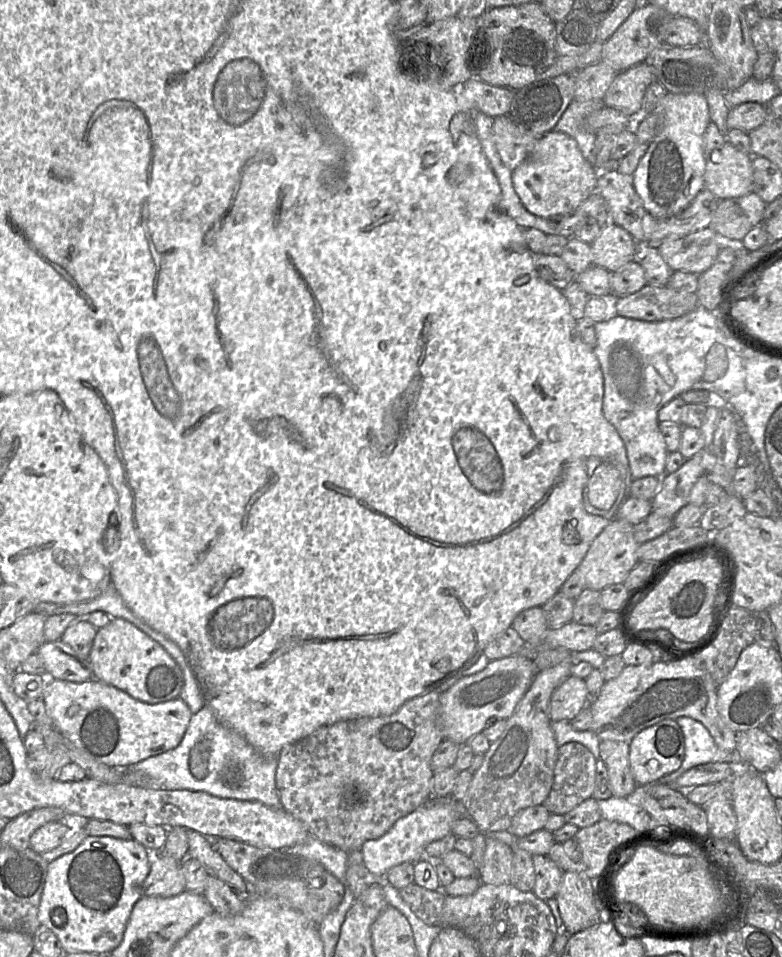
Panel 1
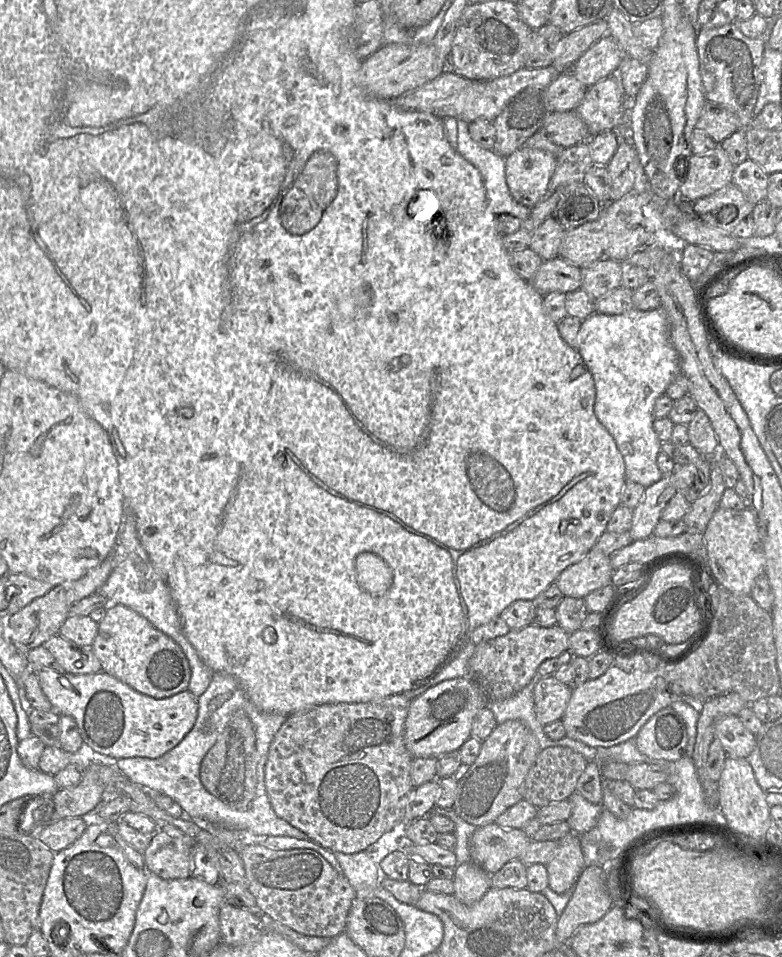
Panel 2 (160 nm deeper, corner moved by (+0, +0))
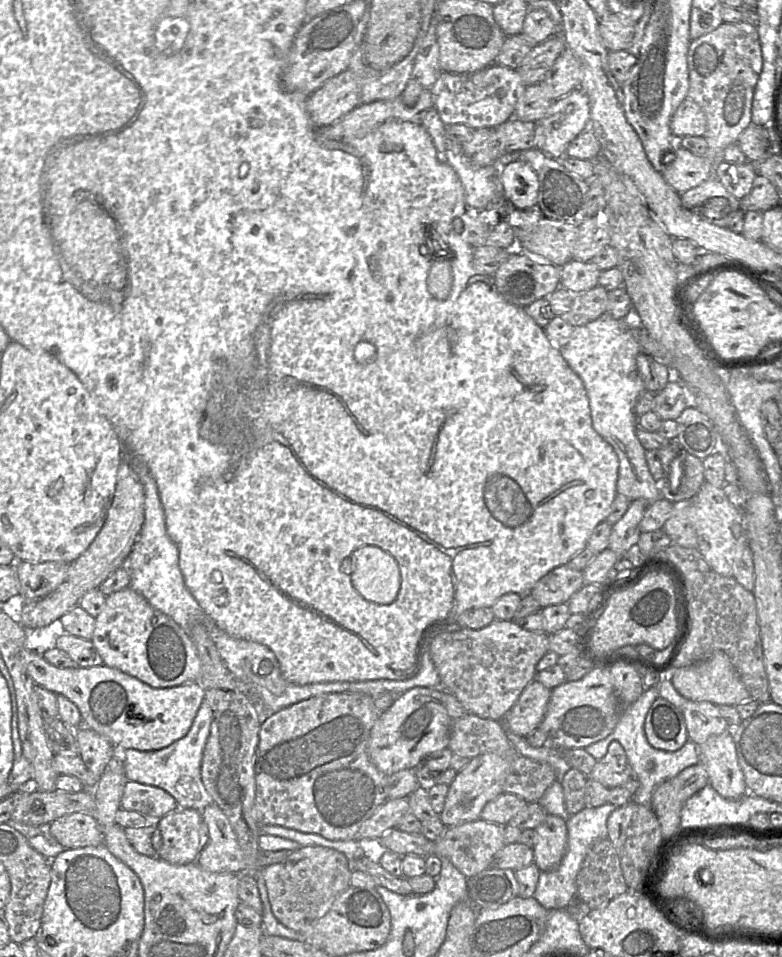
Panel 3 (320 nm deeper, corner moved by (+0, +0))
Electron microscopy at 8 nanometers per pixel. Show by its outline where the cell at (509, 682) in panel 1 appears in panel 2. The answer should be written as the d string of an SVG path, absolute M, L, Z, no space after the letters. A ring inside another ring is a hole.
M470 677L442 681L411 701L405 720L405 745L414 758L434 757L459 750L471 737L472 723L489 699Z

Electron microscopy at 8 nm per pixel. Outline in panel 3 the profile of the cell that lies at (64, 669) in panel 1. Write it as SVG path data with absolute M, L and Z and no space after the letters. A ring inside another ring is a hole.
M61 634L56 638L54 648L66 653L76 667L88 668L102 665L102 660L90 640Z

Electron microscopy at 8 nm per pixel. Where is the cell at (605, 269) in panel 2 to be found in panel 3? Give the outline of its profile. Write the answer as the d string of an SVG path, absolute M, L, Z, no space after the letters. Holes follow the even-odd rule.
M571 260L560 267L560 287L581 293L598 286L601 270L593 262Z

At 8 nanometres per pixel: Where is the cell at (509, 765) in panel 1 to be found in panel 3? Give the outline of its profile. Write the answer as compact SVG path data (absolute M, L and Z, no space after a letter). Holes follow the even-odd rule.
M485 753L472 758L449 785L444 809L440 814L443 824L446 827L455 827L461 823L480 819L486 804L503 793L504 782L514 757Z

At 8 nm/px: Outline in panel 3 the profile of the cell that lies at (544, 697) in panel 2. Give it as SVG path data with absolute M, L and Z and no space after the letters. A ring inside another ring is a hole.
M538 680L531 681L505 715L508 729L522 737L537 729L544 718L550 696L551 689Z

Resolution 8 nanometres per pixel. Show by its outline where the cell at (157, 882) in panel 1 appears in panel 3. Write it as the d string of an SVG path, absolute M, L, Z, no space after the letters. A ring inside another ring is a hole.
M177 808L156 822L161 835L158 858L173 865L195 862L207 842L207 827L201 813Z

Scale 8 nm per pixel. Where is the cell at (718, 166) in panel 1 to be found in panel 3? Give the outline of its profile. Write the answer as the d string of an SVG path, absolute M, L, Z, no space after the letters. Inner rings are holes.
M677 141L675 148L666 153L662 176L680 194L715 175L715 166L709 158L692 153L682 147L680 141Z

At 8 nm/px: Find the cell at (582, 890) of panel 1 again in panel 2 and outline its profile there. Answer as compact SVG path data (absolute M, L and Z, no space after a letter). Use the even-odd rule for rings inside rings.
M571 832L558 840L554 857L546 864L548 885L562 894L574 887L585 868L580 836Z

